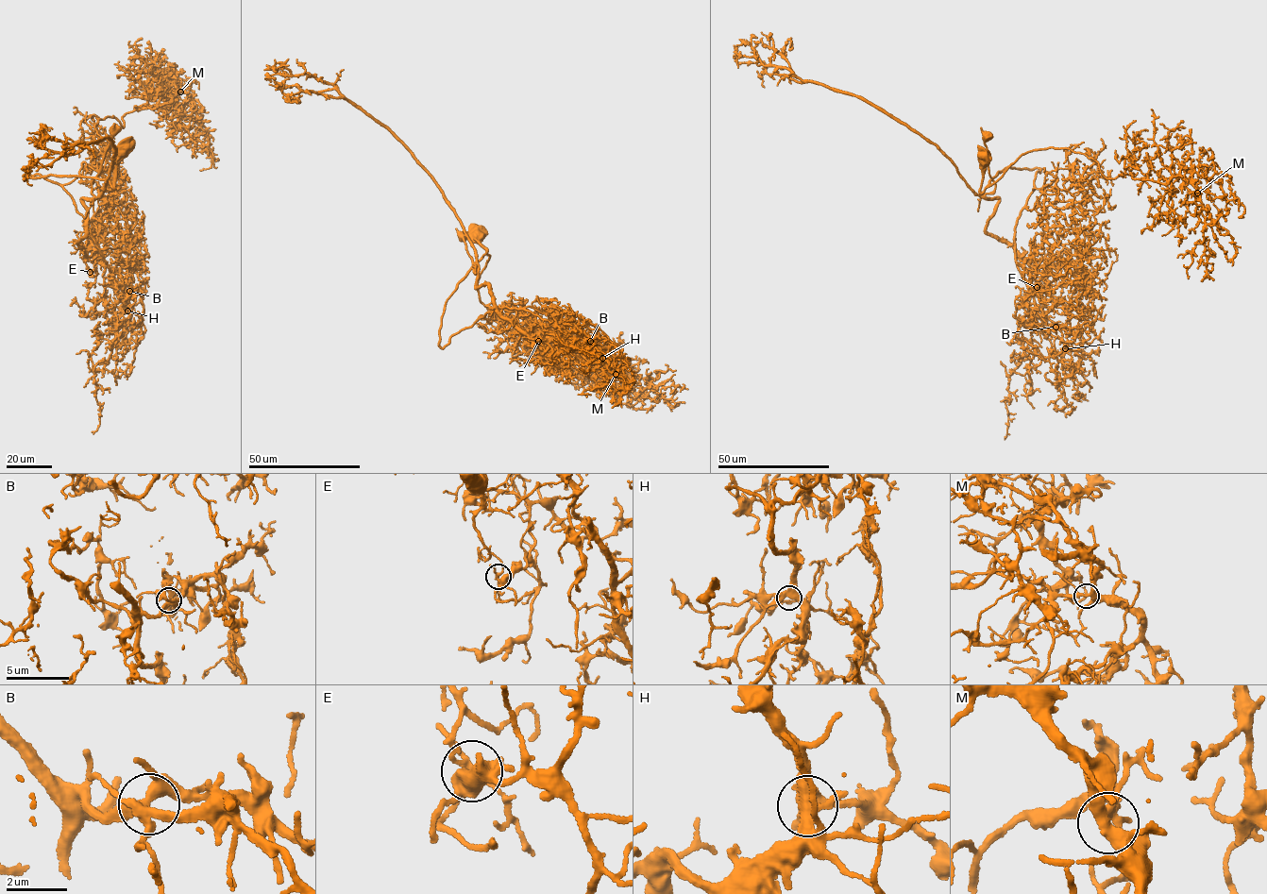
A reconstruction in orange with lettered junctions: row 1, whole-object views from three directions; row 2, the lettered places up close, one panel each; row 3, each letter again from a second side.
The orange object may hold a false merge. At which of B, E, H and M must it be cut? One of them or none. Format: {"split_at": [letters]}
{"split_at": ["E"]}

